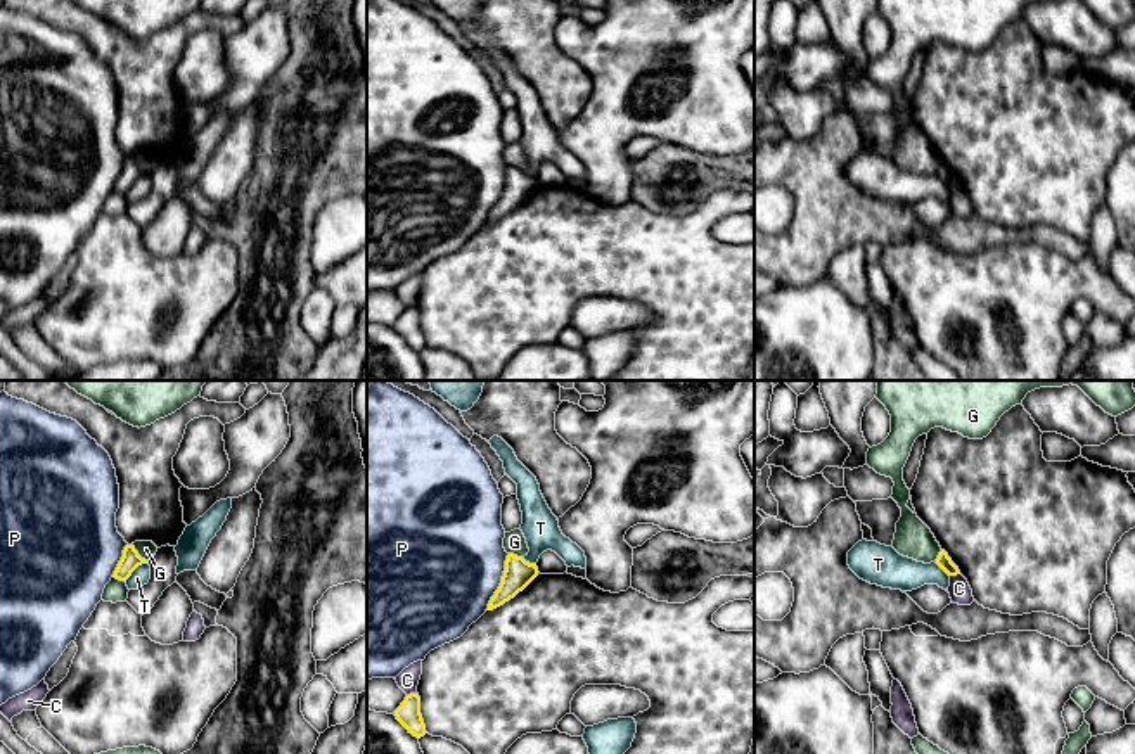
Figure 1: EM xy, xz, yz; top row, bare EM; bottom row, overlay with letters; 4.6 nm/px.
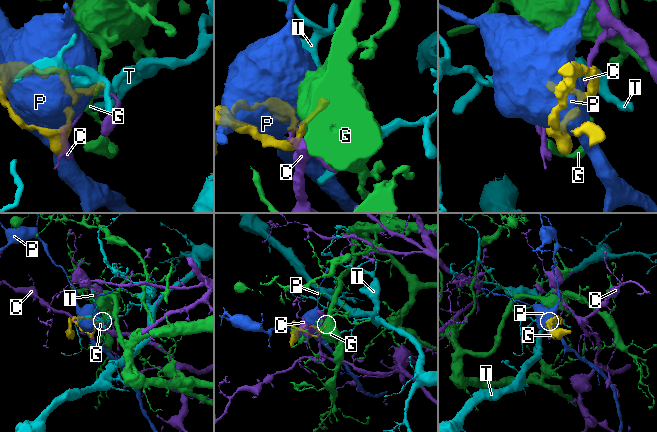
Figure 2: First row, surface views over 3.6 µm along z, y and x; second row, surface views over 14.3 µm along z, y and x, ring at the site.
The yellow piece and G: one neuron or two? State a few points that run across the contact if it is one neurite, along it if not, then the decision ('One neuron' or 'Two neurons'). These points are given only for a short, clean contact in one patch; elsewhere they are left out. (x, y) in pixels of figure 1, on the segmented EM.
Line: xy (132, 543), (147, 561). Two neurons

